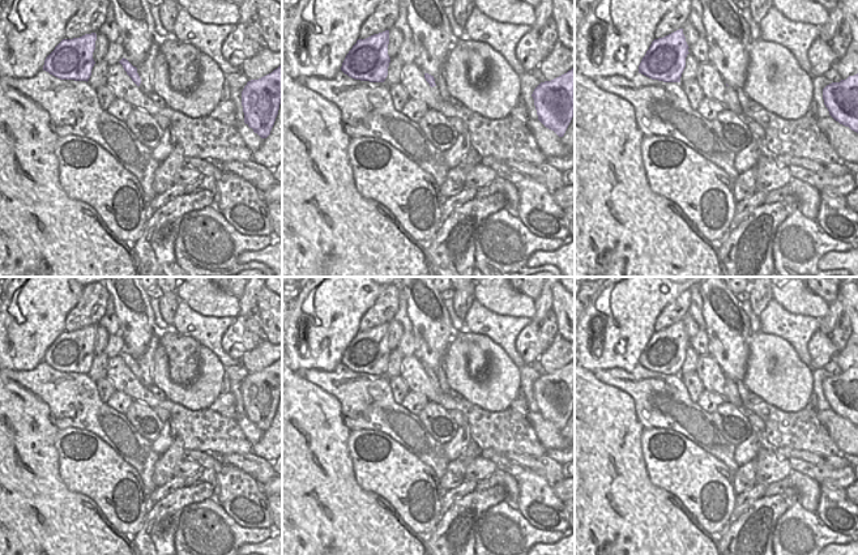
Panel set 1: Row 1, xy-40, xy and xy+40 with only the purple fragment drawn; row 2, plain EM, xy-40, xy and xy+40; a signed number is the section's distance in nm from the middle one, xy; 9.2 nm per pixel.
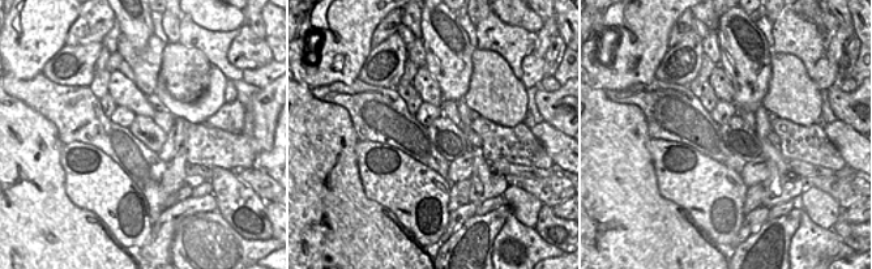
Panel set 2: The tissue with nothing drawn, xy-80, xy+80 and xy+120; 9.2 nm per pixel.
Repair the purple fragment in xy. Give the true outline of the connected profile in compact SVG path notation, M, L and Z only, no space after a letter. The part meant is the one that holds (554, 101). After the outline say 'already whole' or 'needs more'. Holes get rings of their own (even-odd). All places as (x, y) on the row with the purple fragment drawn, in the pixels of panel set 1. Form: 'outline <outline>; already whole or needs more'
outline M575 67L551 81L541 82L532 97L538 120L563 137L575 115Z; already whole

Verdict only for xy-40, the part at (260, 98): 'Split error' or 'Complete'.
Complete

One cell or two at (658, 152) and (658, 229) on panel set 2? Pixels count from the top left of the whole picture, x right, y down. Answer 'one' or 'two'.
two

